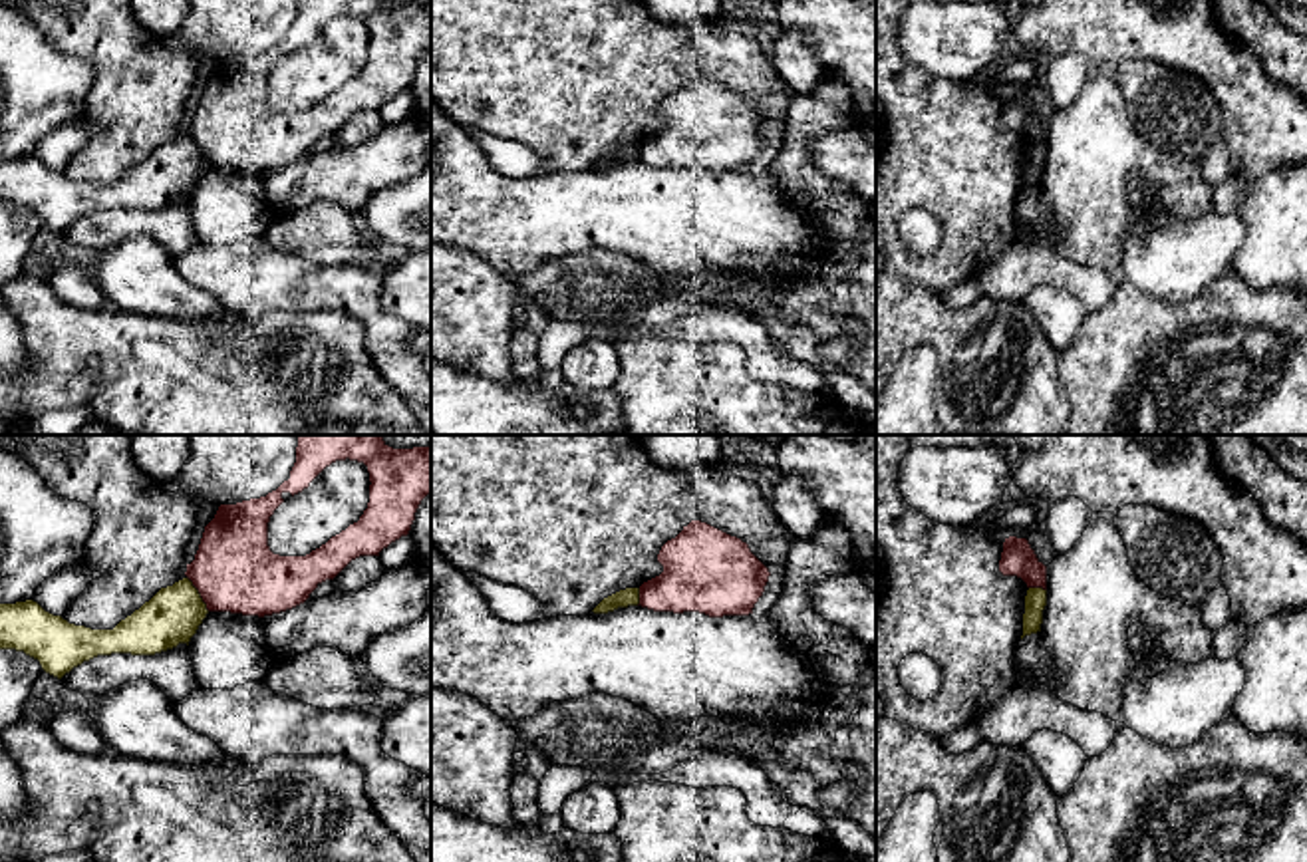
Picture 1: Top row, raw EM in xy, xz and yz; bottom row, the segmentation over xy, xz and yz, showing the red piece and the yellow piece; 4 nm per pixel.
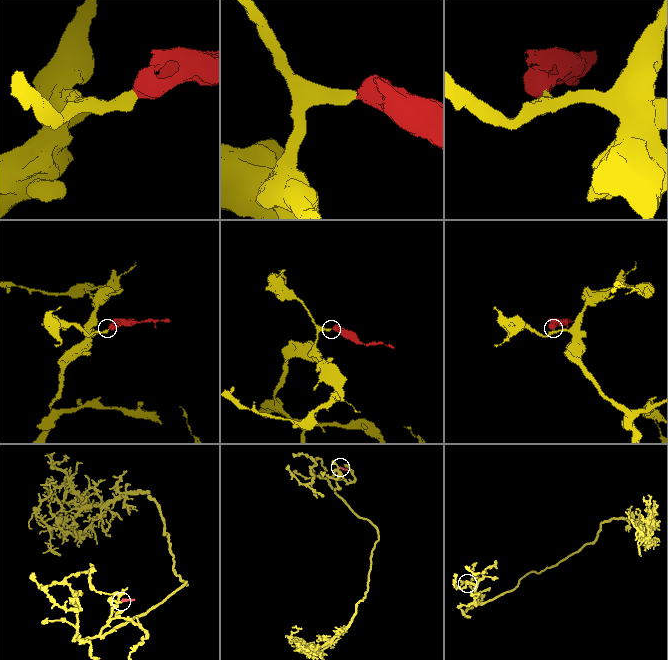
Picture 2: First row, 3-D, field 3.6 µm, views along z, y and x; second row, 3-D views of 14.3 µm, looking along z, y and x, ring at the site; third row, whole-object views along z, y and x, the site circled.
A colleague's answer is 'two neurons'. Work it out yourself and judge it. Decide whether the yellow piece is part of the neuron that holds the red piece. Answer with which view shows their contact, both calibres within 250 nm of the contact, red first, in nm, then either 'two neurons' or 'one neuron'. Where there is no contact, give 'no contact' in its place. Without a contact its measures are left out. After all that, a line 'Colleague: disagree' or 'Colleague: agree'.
contact in xy; calibres 340 and 220 nm; two neurons
Colleague: agree

